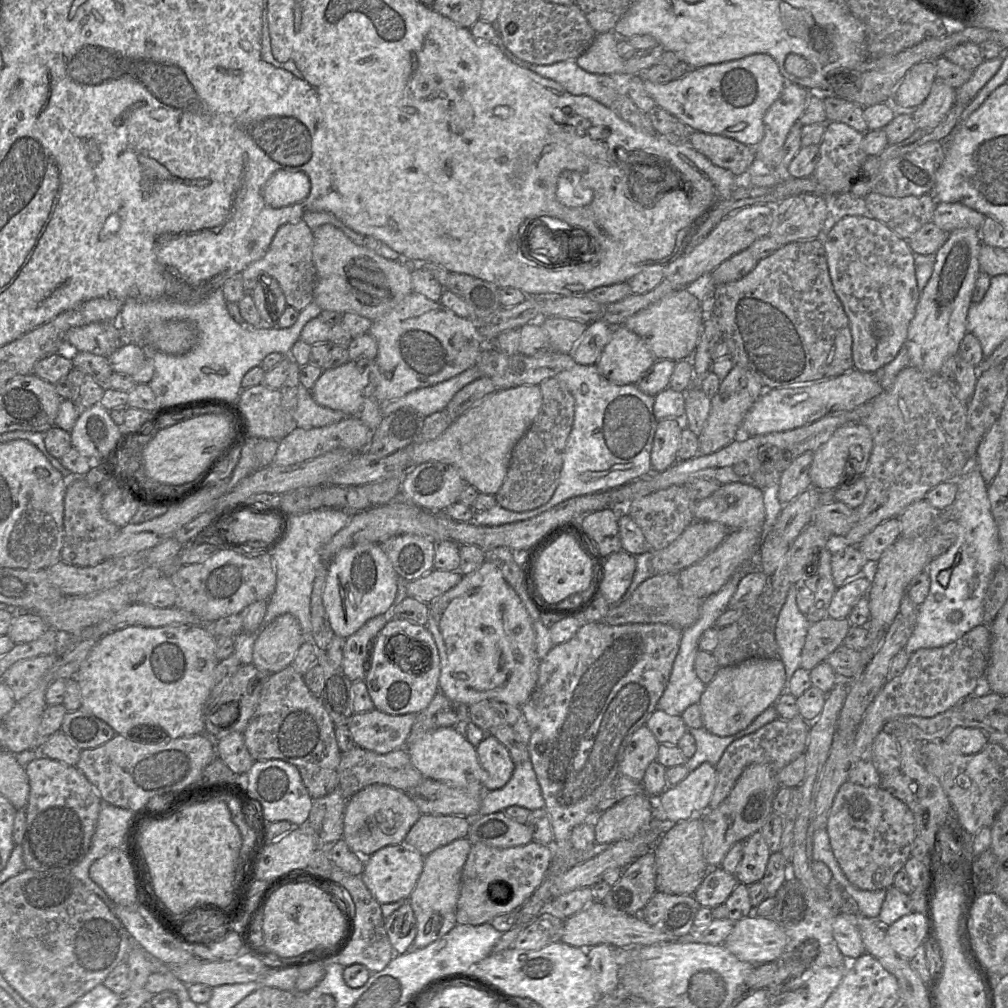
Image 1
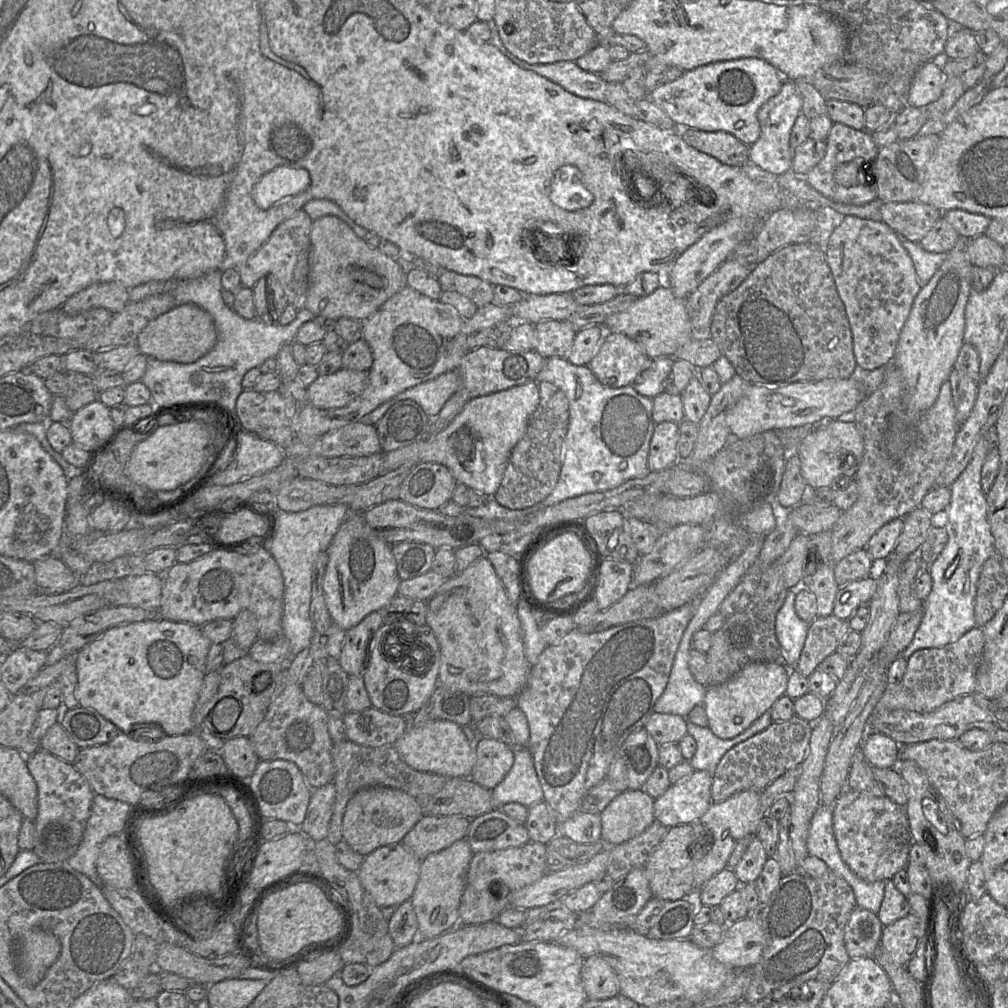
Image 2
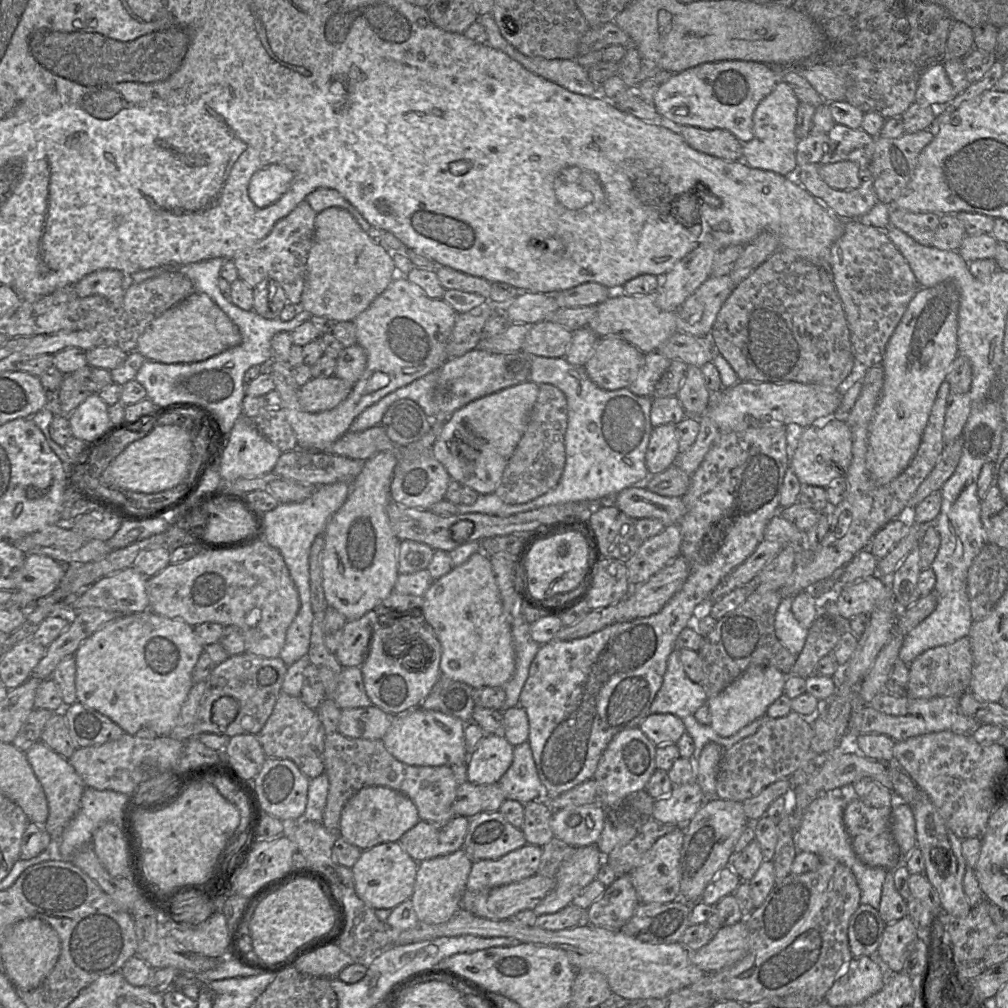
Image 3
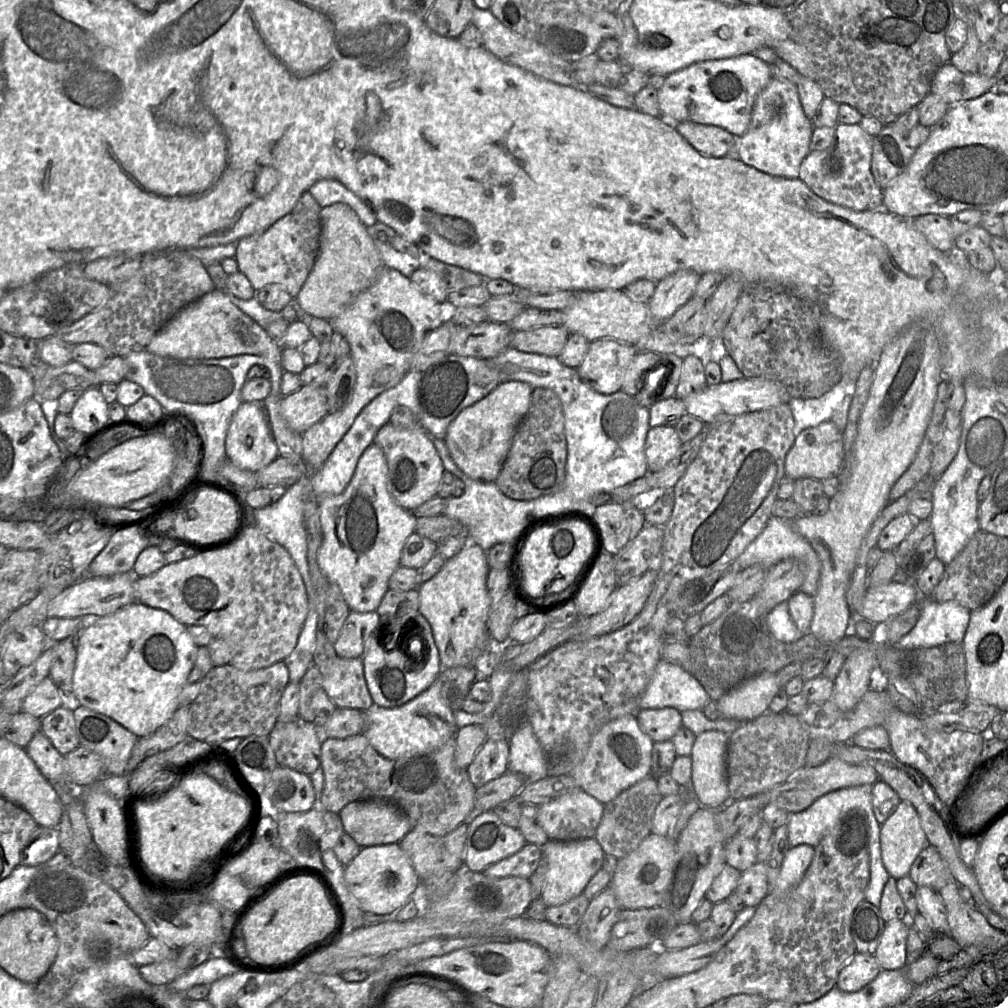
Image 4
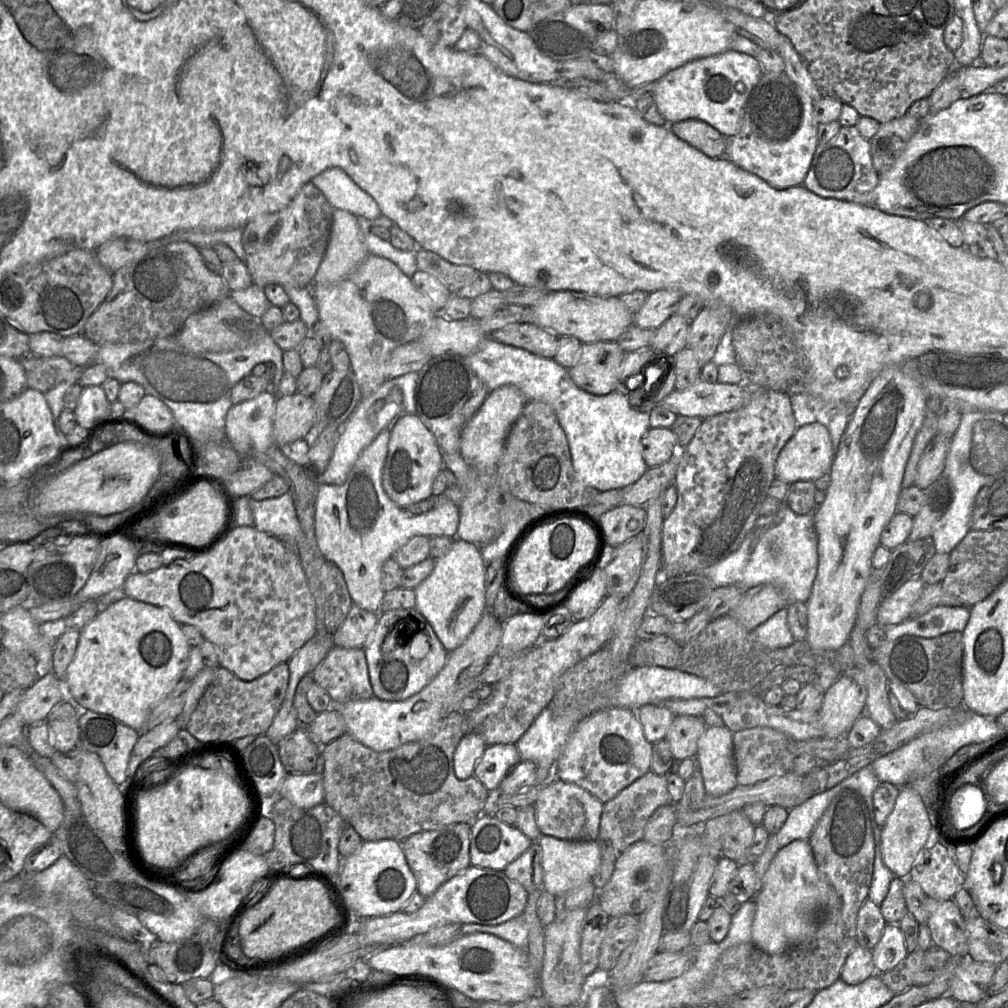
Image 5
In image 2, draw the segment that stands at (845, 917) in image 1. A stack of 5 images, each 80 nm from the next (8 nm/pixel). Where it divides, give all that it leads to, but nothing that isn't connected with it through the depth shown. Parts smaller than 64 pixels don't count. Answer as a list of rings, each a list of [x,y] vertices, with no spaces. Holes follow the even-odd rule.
[[[856,907],[844,930],[844,943],[849,958],[873,957],[880,944],[883,927],[877,914]]]

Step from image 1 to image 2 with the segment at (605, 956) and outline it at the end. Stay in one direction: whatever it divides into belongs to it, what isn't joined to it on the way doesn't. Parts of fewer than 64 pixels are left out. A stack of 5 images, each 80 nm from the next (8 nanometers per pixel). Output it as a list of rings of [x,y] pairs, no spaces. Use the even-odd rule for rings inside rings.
[[[598,956],[584,960],[581,978],[588,1000],[605,1000],[619,994],[616,974],[609,964]]]

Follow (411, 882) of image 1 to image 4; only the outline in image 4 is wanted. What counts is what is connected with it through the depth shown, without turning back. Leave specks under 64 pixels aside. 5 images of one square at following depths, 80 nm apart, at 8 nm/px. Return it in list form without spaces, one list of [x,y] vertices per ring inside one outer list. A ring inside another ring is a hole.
[[[399,843],[363,847],[344,867],[345,882],[366,913],[379,915],[396,913],[419,885],[420,878]]]

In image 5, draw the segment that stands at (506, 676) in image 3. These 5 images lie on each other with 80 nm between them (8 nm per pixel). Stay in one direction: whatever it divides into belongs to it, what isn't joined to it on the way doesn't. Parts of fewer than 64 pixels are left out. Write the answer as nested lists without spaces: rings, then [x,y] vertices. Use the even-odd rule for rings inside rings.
[[[454,538],[449,552],[435,560],[431,574],[414,589],[415,609],[429,622],[448,652],[465,642],[487,611],[485,578],[486,565],[480,548],[473,543]]]

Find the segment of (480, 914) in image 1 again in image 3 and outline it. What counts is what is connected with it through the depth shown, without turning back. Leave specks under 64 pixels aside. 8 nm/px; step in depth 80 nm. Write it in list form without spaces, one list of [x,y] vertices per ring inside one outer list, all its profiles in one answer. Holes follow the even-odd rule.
[[[527,843],[498,859],[473,862],[461,909],[472,912],[474,897],[478,893],[487,893],[493,888],[536,875],[542,851],[542,847]]]

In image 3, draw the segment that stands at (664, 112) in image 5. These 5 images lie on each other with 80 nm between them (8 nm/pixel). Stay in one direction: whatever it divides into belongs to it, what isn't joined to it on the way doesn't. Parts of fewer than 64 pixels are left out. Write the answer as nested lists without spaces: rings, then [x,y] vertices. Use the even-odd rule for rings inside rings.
[[[754,61],[707,62],[686,69],[661,84],[654,96],[660,116],[679,124],[703,129],[725,129],[742,143],[753,138],[753,114],[780,76],[768,65]]]

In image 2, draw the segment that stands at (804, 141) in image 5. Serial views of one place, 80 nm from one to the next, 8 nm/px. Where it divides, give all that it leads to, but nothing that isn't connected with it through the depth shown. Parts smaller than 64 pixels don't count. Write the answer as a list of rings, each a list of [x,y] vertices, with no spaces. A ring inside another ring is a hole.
[[[784,80],[780,91],[768,99],[758,111],[760,135],[756,142],[749,146],[751,164],[777,176],[791,171],[794,151],[790,147],[790,134],[800,113],[802,113],[802,98],[796,84],[791,80]]]

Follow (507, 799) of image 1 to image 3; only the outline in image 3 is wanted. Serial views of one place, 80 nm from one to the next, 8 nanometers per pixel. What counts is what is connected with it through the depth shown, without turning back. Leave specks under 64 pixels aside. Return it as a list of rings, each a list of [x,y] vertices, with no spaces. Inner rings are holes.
[[[528,741],[514,747],[512,764],[499,780],[498,786],[506,799],[524,805],[544,797],[544,786],[539,779]]]

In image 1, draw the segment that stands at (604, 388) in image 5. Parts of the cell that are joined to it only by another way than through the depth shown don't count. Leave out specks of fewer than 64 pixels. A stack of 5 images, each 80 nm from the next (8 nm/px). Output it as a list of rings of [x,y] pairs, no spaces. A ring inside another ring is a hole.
[[[624,325],[613,327],[610,340],[596,362],[599,373],[610,382],[636,384],[656,359],[643,339]]]

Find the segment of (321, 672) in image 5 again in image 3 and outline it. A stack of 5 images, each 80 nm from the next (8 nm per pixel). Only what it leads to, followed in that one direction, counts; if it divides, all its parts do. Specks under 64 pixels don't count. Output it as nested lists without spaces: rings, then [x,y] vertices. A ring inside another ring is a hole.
[[[344,667],[340,675],[334,702],[340,709],[368,707],[372,705],[363,682],[361,667]]]

